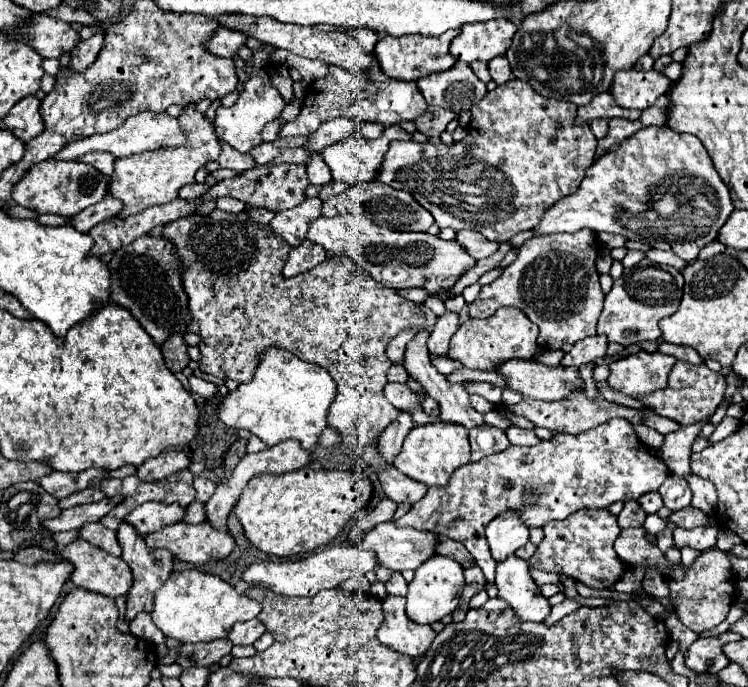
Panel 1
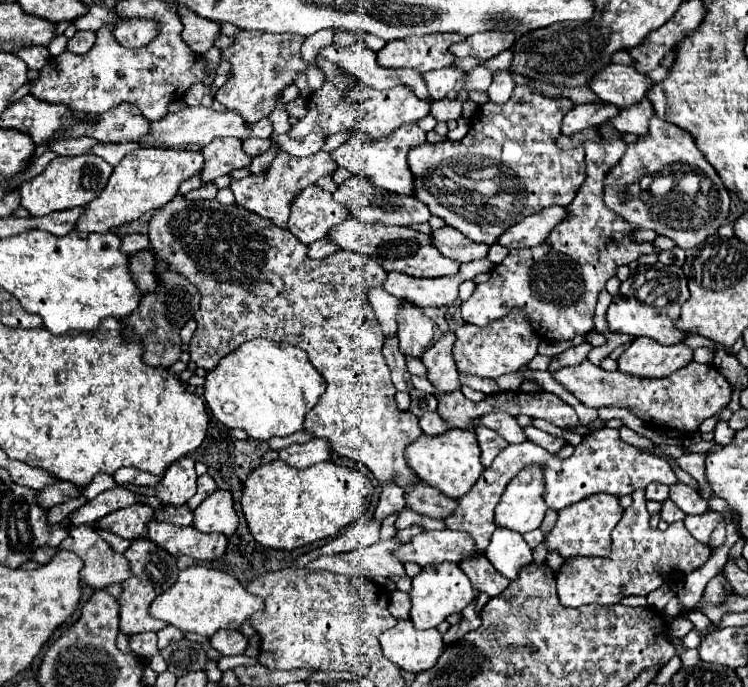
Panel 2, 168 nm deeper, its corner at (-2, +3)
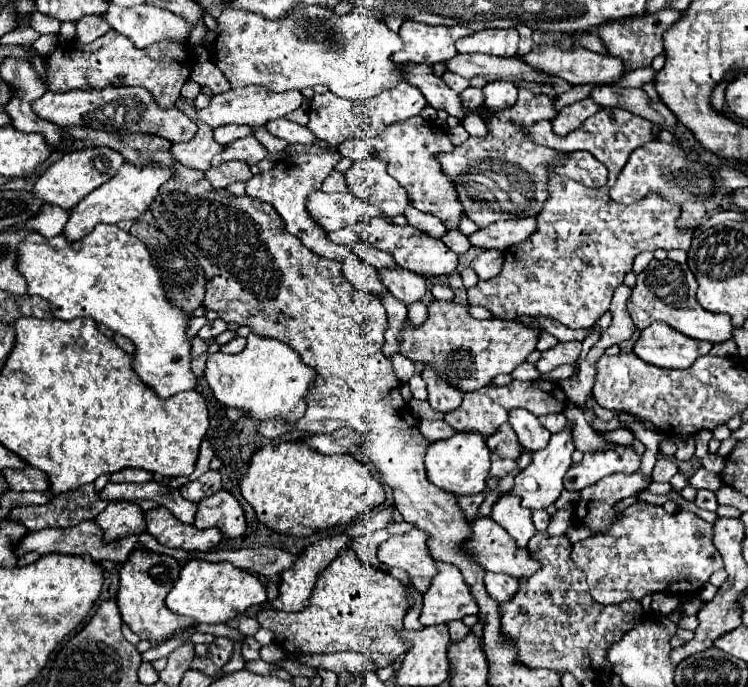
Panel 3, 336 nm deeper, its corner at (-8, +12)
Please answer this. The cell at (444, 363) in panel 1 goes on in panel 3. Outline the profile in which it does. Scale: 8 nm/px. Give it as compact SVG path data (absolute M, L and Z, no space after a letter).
M524 362L511 373L511 376L520 381L535 381L540 378L540 372L533 364Z

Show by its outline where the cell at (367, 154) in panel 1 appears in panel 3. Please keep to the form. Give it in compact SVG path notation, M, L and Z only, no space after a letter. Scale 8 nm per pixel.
M415 116L411 120L405 120L401 124L393 124L387 128L379 138L371 140L345 140L339 144L339 152L345 158L351 158L353 162L375 156L379 160L387 162L387 174L393 176L405 190L411 200L411 206L415 206L421 212L429 212L437 218L441 218L449 228L457 228L459 218L463 216L463 208L457 202L455 188L451 180L441 172L439 162L433 158L437 152L449 152L453 144L449 142L447 134L437 128L431 120L425 120L421 116Z

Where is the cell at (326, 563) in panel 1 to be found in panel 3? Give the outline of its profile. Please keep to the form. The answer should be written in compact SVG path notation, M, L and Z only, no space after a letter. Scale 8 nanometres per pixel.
M417 528L385 540L377 550L377 558L387 568L403 568L409 576L433 578L437 574L435 560L427 552L427 532Z

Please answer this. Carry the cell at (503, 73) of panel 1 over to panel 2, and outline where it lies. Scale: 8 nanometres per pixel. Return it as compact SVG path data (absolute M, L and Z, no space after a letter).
M497 71L495 79L493 79L493 85L487 89L489 101L497 103L497 105L507 103L511 93L513 93L513 87L515 85L513 85L513 81L509 81L509 73L507 71Z

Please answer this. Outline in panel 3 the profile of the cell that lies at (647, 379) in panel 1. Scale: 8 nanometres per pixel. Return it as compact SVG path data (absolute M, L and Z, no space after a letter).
M653 322L635 342L633 352L659 368L689 368L699 356L709 354L713 344L683 336L663 322Z

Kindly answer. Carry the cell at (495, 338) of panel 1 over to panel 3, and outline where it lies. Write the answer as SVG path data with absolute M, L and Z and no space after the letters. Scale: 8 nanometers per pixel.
M441 300L429 304L429 320L421 328L413 330L407 322L399 340L403 356L413 362L435 364L439 376L447 378L463 392L487 386L497 374L511 374L537 346L537 334L521 322L505 322L499 318L475 320L465 306Z

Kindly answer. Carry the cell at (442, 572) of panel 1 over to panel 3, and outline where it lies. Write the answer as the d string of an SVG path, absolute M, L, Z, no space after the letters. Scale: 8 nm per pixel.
M437 562L439 572L433 576L431 586L427 588L427 592L423 594L423 610L421 610L421 624L423 626L433 626L433 624L447 624L449 620L459 620L465 614L477 614L479 606L471 594L471 586L463 580L463 574L459 568L455 568L453 564L445 564L445 562Z

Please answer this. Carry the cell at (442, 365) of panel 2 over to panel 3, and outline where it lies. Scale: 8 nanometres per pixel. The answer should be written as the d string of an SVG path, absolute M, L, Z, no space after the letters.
M425 364L421 376L427 384L427 390L429 390L427 400L433 406L433 410L449 412L461 404L463 392L459 392L459 388L455 388L453 384L447 384L447 380L439 378L439 374L435 372L435 368L431 368L431 364Z

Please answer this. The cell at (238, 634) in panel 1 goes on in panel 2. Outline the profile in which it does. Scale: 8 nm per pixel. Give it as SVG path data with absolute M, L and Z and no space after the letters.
M229 629L229 631L217 631L211 639L209 639L211 647L215 651L219 651L221 655L241 655L247 647L247 639L235 631L235 629Z

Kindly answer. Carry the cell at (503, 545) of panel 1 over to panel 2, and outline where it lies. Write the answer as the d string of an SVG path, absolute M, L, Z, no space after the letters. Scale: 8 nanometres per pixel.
M541 463L525 465L503 491L501 501L495 507L495 523L517 533L537 529L547 511L543 493L545 477Z

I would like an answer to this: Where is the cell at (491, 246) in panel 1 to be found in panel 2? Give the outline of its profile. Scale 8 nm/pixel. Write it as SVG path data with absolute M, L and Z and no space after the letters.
M445 225L441 229L433 229L431 231L431 243L437 249L441 249L441 253L445 257L449 257L453 261L461 261L461 263L483 259L489 251L489 245L475 243L449 225Z

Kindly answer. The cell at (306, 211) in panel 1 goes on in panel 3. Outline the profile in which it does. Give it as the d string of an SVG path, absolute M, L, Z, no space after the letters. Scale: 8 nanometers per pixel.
M317 190L307 198L307 212L325 232L357 224L365 216L365 208L367 204L349 192L325 194Z

